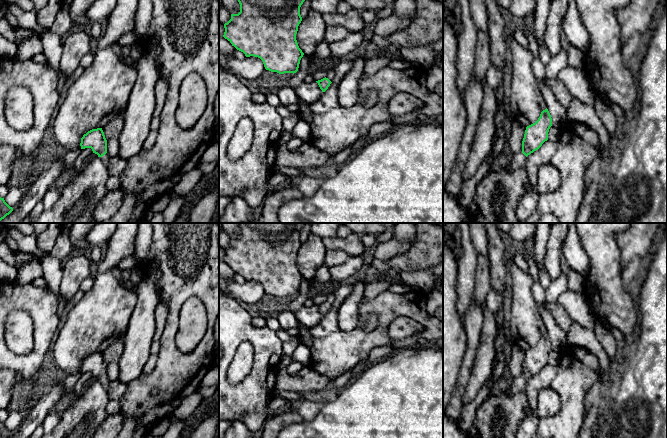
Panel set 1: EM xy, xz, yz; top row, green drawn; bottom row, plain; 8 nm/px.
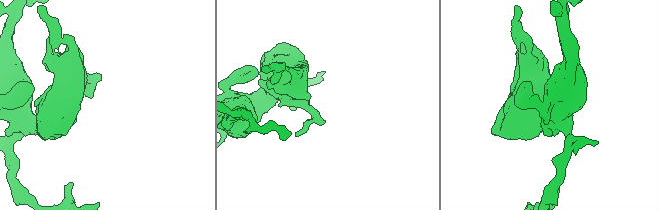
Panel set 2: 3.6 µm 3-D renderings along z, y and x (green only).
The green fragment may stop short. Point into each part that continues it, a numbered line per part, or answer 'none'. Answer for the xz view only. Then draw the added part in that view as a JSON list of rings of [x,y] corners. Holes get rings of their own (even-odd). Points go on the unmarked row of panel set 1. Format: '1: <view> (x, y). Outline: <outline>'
1: xz (331, 298). Outline: [[[331,292],[331,293],[329,293],[329,296],[328,296],[326,302],[328,302],[332,306],[334,301],[335,301],[335,293]]]

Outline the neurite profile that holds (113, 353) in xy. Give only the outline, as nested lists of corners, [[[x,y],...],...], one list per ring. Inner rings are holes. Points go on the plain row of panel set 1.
[[[126,330],[122,331],[118,337],[102,352],[107,366],[111,362],[118,362],[124,351],[124,336]]]

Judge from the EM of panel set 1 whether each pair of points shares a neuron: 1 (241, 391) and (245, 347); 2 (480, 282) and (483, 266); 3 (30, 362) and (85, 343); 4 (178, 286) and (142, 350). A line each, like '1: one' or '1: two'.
1: two
2: one
3: two
4: two

